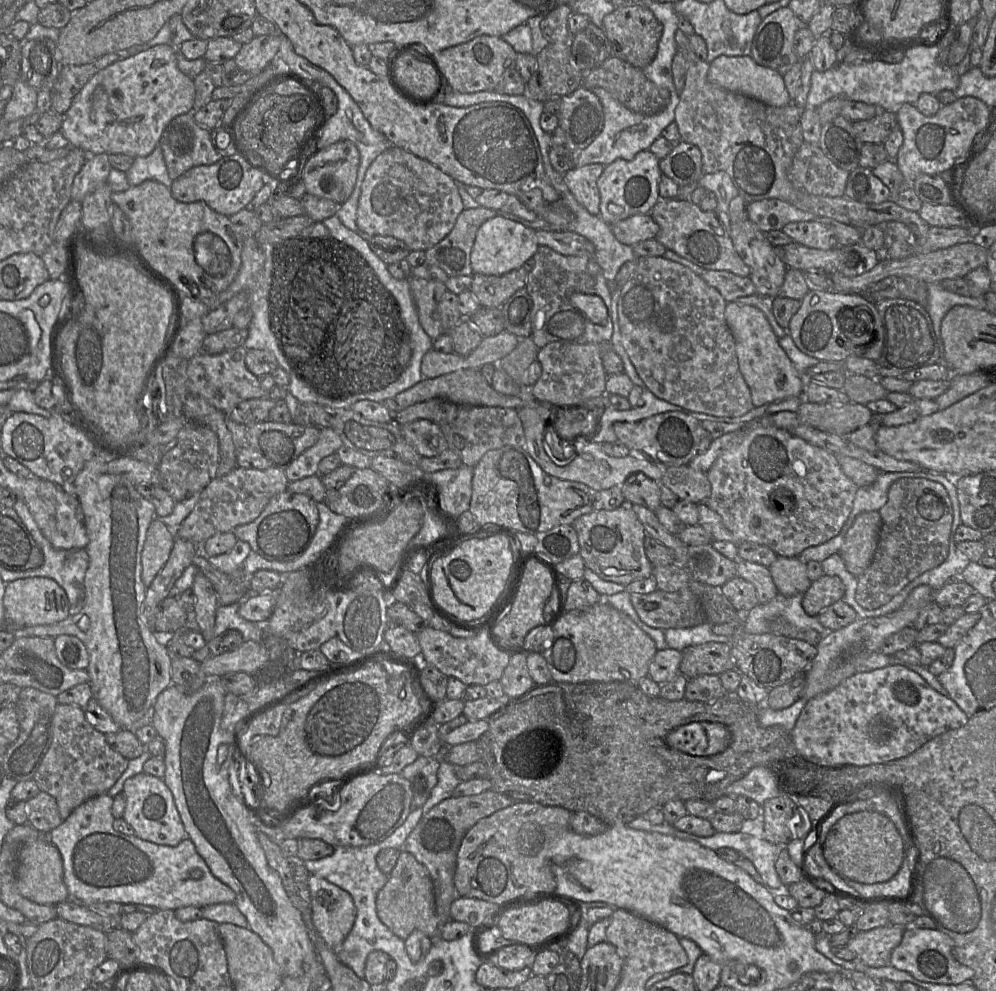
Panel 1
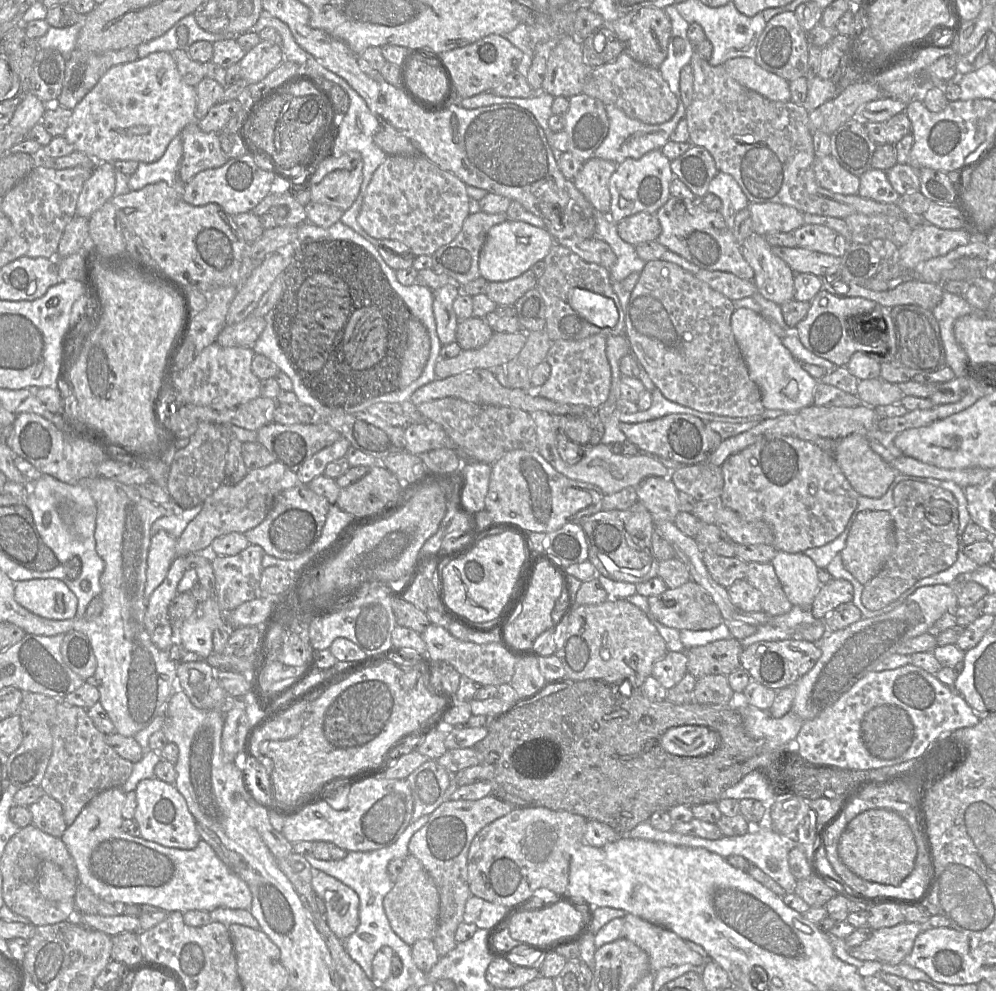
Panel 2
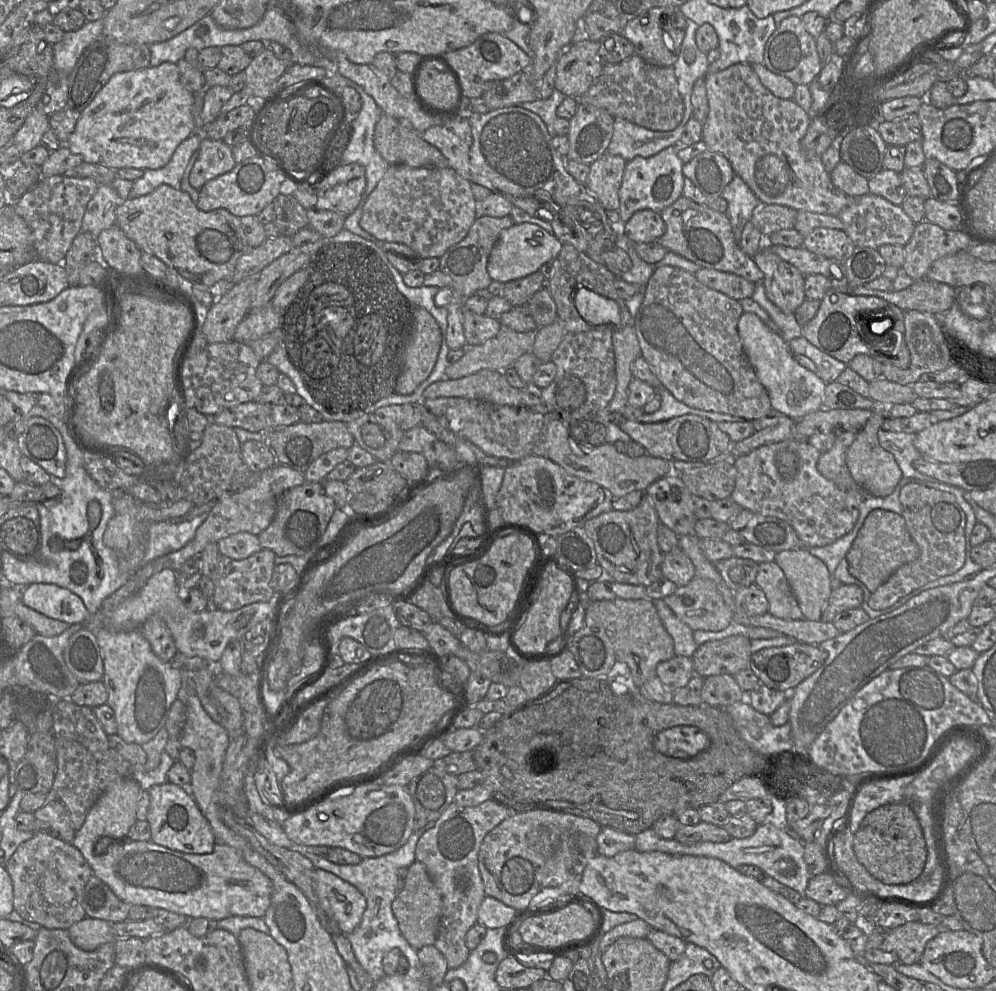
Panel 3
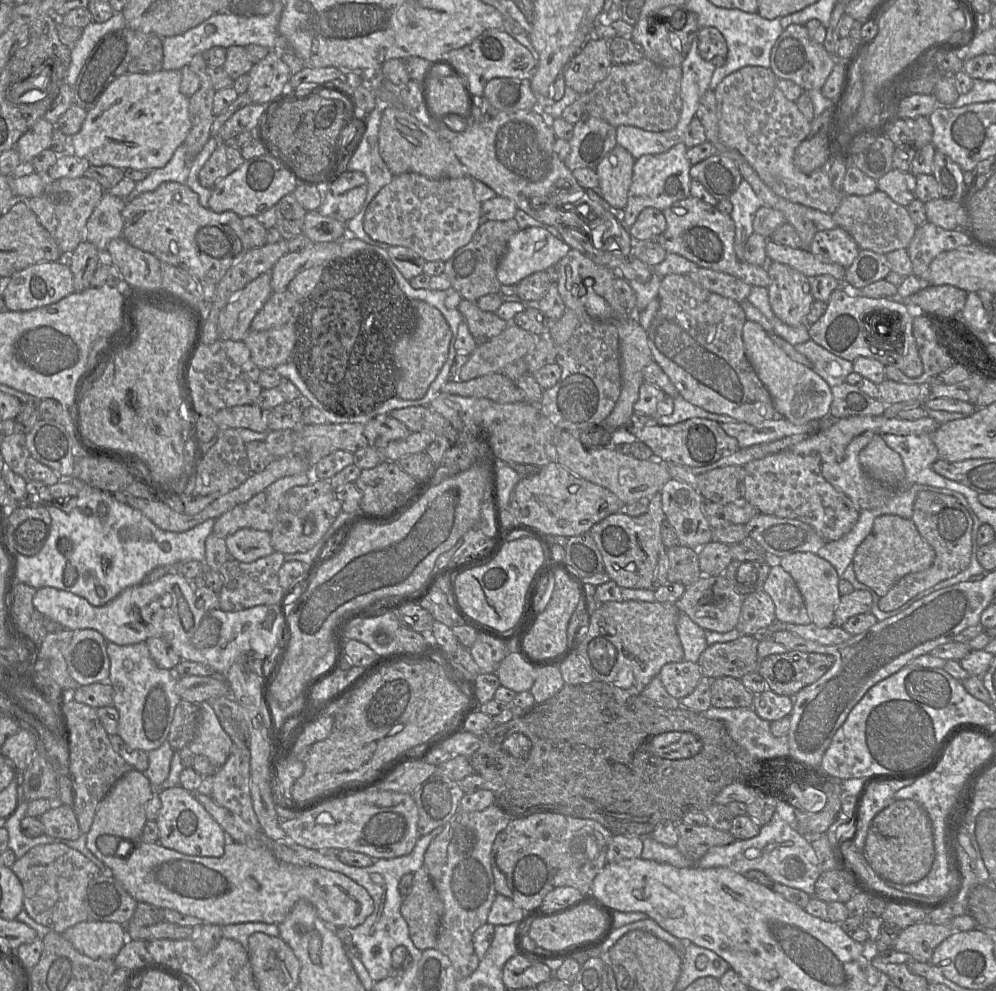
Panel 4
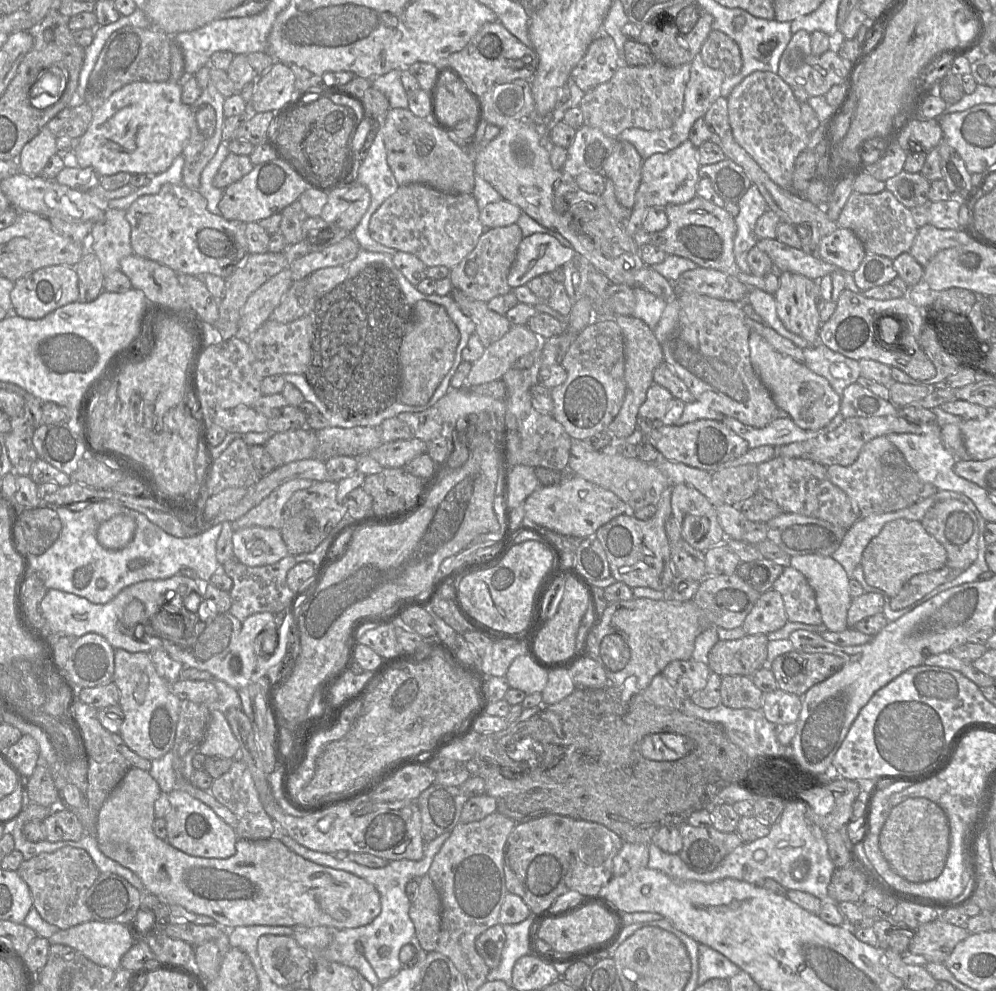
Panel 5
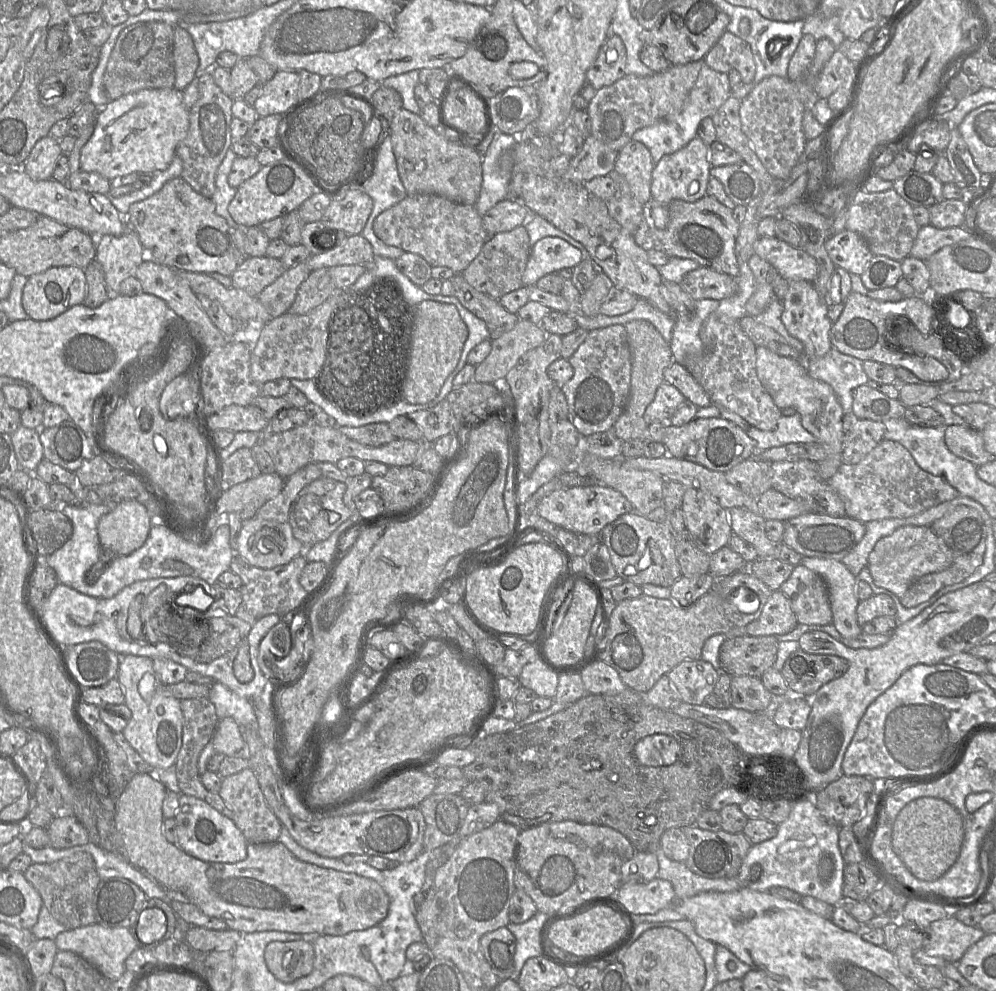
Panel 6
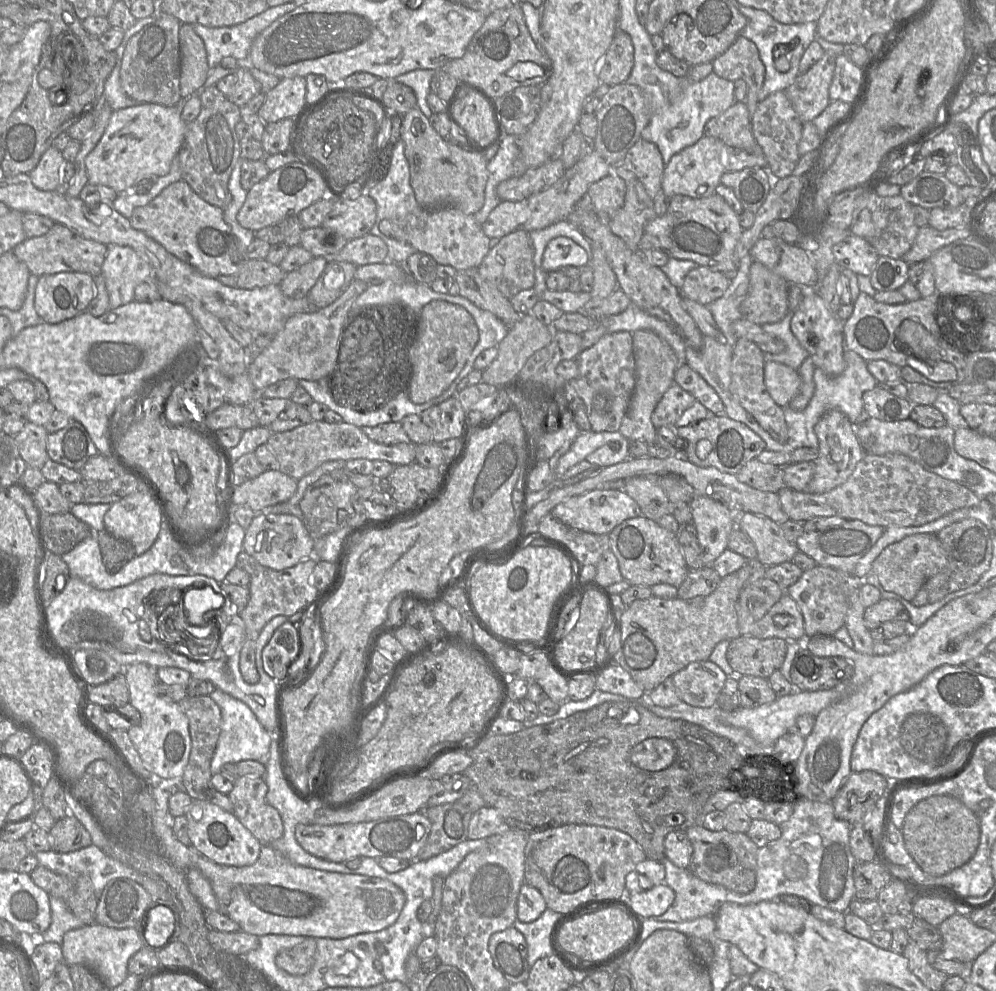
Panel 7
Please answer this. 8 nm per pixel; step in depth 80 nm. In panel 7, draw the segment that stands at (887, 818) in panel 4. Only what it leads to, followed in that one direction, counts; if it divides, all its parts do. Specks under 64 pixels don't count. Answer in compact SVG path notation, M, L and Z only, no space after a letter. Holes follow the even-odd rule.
M949 795L931 796L918 802L907 813L900 831L907 852L925 873L933 876L944 875L967 863L980 840L977 815Z

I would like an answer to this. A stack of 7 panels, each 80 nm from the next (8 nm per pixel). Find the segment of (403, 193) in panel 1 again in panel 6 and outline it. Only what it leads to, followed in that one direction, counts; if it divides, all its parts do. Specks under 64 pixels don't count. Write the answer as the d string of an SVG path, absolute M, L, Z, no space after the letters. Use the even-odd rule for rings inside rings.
M436 194L408 195L377 216L373 231L385 244L417 254L432 267L448 267L455 274L469 266L492 236L485 230L475 205L461 204Z

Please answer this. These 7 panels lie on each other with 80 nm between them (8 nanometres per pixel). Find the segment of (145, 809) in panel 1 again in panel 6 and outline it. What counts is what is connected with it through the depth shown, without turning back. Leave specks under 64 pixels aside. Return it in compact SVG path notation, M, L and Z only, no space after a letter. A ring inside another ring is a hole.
M180 794L179 808L174 818L177 822L176 845L190 856L216 863L236 863L247 857L248 841L235 822L203 800Z

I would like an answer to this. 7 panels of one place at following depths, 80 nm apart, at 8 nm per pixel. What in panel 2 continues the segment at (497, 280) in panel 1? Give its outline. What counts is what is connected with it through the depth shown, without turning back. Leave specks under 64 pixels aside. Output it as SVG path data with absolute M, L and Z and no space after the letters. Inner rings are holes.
M529 269L507 281L489 282L485 295L498 306L513 306L527 291L536 288L537 279L537 276Z

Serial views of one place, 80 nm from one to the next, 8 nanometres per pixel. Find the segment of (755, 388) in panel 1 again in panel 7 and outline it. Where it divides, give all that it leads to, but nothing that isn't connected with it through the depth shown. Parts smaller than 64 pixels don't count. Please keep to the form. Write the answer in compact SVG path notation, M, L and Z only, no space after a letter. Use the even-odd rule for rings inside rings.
M765 361L764 381L773 400L782 408L788 406L801 387L799 372L775 361ZM831 410L825 413L815 425L814 431L819 442L818 457L814 461L814 476L804 492L822 494L845 483L865 456L865 451L856 436L854 426L841 411Z

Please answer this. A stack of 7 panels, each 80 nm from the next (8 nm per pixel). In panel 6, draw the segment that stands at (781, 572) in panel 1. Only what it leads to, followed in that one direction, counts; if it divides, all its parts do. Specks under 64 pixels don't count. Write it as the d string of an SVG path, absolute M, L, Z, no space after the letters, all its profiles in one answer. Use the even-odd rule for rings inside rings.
M803 556L801 564L819 574L825 581L828 587L829 601L833 614L832 624L836 630L844 638L851 639L858 637L863 631L862 626L857 621L857 606L860 602L856 595L857 577L842 562L833 559Z

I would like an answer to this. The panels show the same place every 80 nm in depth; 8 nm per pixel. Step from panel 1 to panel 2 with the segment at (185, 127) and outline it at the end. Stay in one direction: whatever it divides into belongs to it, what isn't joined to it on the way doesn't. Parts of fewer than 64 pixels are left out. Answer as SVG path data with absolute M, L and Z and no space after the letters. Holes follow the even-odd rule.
M193 123L181 132L180 137L183 154L178 176L184 183L203 170L215 169L227 162L218 133L204 132Z

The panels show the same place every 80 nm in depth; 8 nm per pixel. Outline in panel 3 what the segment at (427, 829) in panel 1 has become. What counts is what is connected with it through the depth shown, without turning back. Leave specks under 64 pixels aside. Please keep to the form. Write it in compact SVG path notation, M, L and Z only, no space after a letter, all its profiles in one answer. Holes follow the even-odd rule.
M493 799L472 807L460 807L453 802L416 843L415 858L425 866L442 898L442 915L434 946L445 957L449 969L458 968L468 959L470 950L465 936L477 923L479 907L486 897L478 868L480 846L493 828L513 814Z

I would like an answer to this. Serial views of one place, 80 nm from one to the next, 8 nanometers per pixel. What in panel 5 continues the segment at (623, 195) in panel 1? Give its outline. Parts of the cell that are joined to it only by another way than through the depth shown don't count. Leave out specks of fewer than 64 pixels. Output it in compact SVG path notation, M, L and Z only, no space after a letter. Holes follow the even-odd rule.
M688 139L667 153L656 153L643 161L641 182L635 196L631 217L625 225L638 246L640 243L648 243L648 239L645 238L646 232L643 230L643 220L651 207L684 204L697 196L696 185L700 180L699 168L697 148Z

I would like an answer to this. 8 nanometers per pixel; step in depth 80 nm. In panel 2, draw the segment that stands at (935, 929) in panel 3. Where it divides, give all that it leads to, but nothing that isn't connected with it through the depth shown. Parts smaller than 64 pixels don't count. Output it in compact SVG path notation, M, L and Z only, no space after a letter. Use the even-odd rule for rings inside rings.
M902 922L893 927L873 930L860 947L874 953L881 963L900 964L911 952L916 937L926 929L928 927L921 924Z

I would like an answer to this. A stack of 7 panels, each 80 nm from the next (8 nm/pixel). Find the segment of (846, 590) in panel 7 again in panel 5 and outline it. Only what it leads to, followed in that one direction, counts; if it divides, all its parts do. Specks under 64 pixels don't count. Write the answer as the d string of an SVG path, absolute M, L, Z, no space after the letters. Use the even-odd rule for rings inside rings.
M786 566L772 589L782 595L788 621L811 625L822 623L815 591L800 571Z

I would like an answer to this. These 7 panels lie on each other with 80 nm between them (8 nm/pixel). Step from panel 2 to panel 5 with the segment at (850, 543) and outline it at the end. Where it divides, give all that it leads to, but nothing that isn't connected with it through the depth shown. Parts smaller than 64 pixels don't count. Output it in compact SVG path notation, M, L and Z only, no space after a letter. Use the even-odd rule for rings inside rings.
M896 519L884 525L866 546L860 566L866 582L892 598L913 576L941 569L947 561L945 548L931 536L919 521Z

